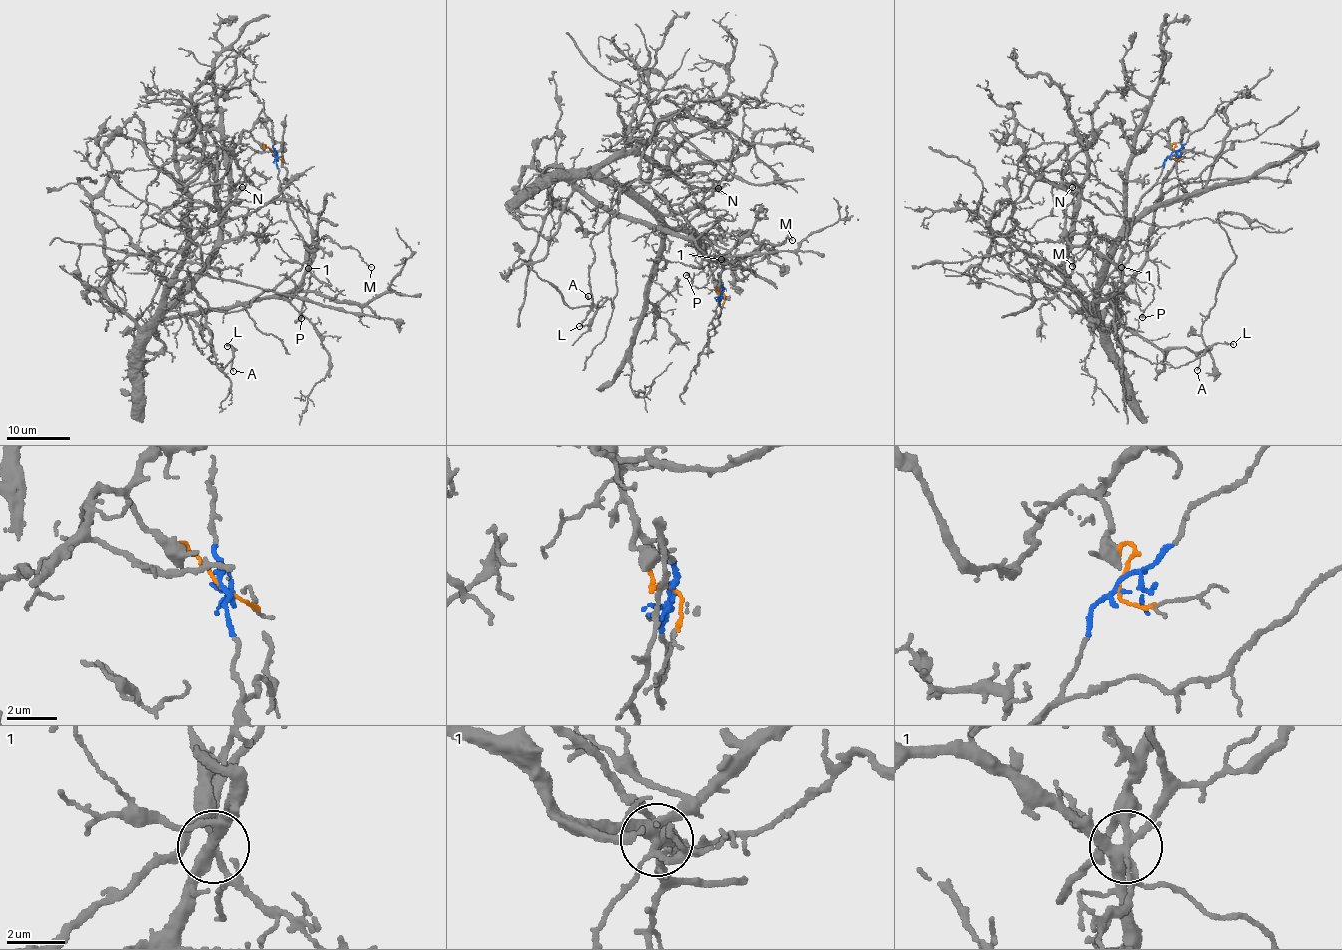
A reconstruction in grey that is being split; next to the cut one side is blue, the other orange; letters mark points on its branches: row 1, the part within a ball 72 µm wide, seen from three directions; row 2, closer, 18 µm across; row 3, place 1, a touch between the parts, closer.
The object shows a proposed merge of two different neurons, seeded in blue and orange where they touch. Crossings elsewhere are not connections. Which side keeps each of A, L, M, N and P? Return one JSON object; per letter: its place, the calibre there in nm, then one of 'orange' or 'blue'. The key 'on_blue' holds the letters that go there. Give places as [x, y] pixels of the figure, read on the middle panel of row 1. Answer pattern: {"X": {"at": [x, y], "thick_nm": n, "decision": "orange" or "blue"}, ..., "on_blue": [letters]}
{"A": {"at": [588, 296], "thick_nm": 130, "decision": "blue"}, "L": {"at": [579, 326], "thick_nm": 140, "decision": "blue"}, "M": {"at": [792, 240], "thick_nm": 110, "decision": "blue"}, "N": {"at": [718, 188], "thick_nm": 170, "decision": "orange"}, "P": {"at": [686, 275], "thick_nm": 240, "decision": "blue"}, "on_blue": ["A", "L", "M", "P"]}

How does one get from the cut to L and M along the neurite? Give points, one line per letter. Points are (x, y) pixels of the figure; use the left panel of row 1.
L: (275, 155), (303, 266), (251, 306), (208, 309), (208, 359), (225, 367), (226, 345)
M: (275, 155), (288, 212), (308, 247), (328, 235), (332, 242), (356, 248), (371, 267)

